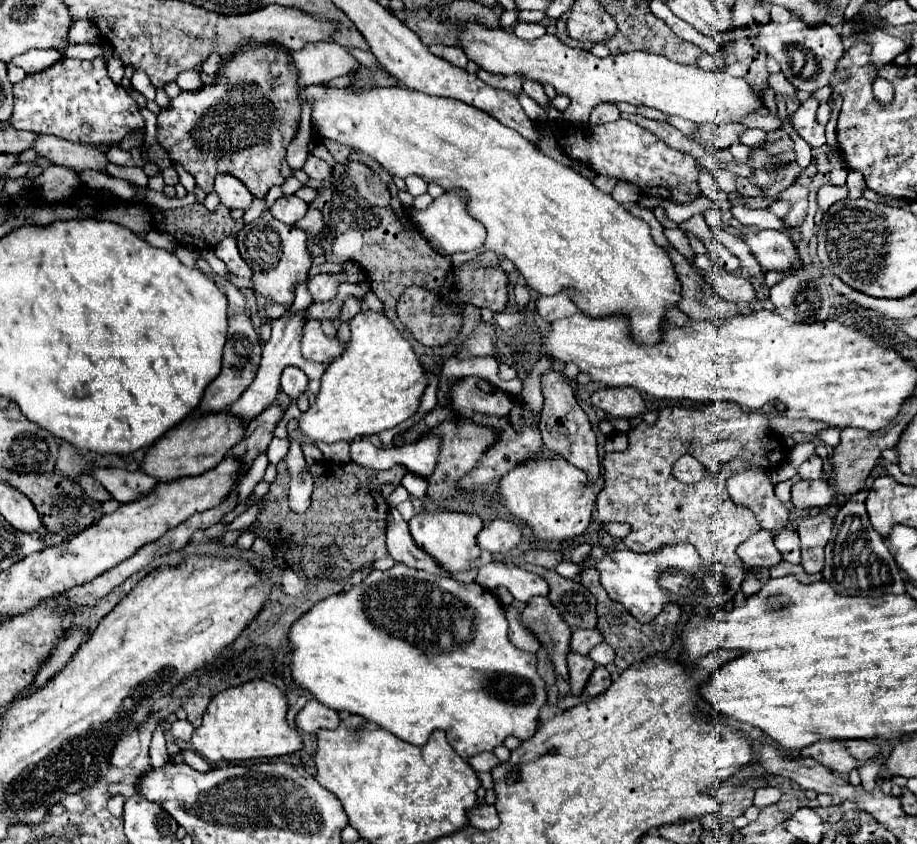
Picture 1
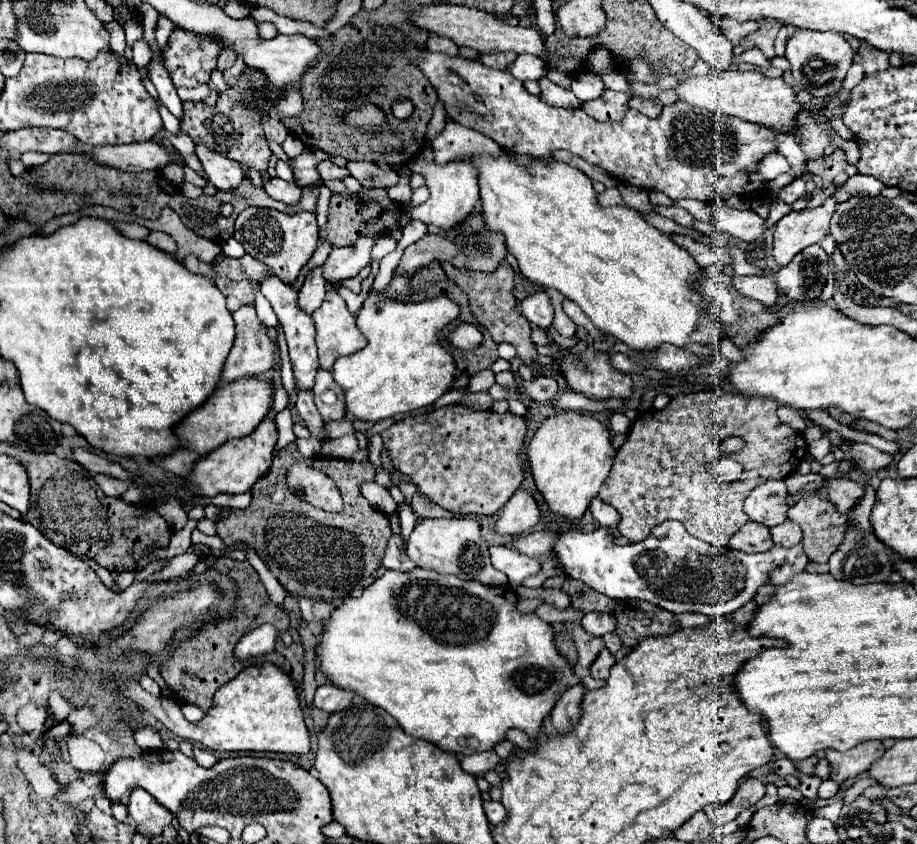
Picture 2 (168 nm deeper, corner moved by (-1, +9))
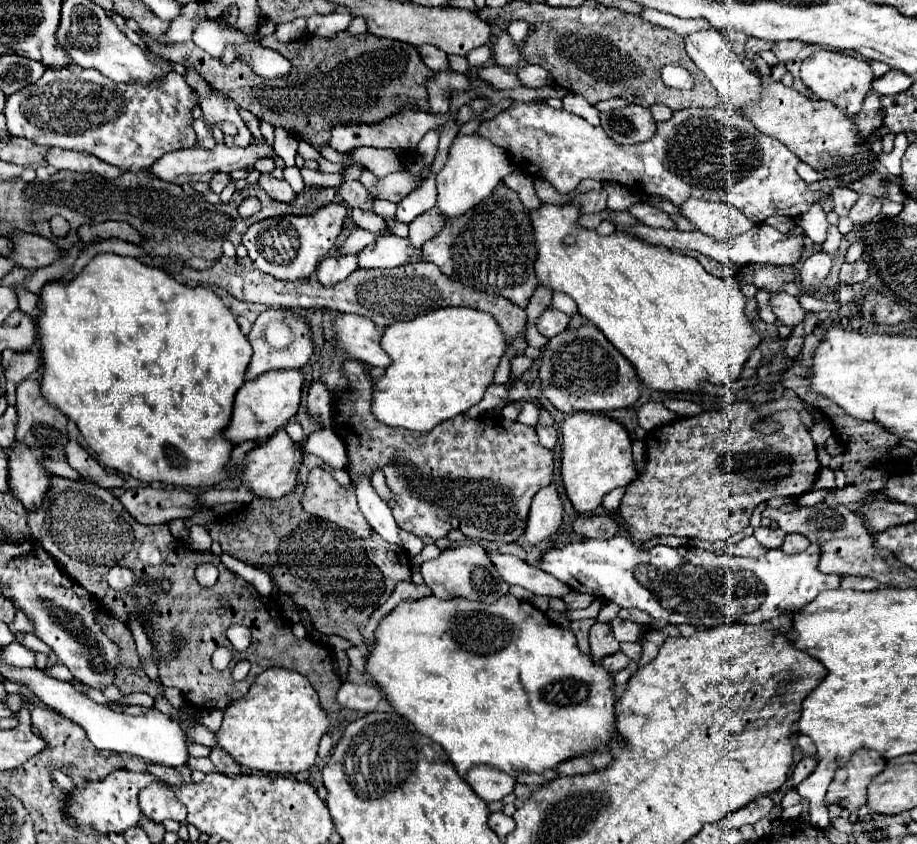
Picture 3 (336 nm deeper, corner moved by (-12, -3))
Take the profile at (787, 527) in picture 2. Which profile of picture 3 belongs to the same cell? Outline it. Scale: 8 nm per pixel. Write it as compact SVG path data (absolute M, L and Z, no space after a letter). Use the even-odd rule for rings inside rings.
M787 534L781 550L783 550L785 554L795 554L795 552L807 550L809 544L811 544L811 542L809 542L805 536L801 536L801 534Z

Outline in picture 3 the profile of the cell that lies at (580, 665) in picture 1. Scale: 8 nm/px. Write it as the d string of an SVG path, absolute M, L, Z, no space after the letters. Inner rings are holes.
M595 622L591 628L591 634L589 634L589 642L591 642L591 658L595 662L619 652L619 642L613 638L609 624Z

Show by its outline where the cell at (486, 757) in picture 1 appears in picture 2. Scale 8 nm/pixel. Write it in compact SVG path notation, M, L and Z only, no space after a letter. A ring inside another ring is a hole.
M492 750L492 752L478 752L478 754L470 754L470 756L464 756L460 760L460 766L464 772L472 774L472 776L484 776L486 772L494 770L498 766L500 758L498 754Z

